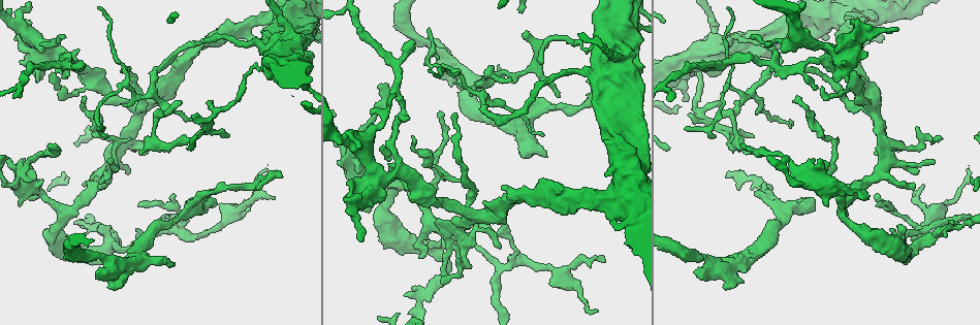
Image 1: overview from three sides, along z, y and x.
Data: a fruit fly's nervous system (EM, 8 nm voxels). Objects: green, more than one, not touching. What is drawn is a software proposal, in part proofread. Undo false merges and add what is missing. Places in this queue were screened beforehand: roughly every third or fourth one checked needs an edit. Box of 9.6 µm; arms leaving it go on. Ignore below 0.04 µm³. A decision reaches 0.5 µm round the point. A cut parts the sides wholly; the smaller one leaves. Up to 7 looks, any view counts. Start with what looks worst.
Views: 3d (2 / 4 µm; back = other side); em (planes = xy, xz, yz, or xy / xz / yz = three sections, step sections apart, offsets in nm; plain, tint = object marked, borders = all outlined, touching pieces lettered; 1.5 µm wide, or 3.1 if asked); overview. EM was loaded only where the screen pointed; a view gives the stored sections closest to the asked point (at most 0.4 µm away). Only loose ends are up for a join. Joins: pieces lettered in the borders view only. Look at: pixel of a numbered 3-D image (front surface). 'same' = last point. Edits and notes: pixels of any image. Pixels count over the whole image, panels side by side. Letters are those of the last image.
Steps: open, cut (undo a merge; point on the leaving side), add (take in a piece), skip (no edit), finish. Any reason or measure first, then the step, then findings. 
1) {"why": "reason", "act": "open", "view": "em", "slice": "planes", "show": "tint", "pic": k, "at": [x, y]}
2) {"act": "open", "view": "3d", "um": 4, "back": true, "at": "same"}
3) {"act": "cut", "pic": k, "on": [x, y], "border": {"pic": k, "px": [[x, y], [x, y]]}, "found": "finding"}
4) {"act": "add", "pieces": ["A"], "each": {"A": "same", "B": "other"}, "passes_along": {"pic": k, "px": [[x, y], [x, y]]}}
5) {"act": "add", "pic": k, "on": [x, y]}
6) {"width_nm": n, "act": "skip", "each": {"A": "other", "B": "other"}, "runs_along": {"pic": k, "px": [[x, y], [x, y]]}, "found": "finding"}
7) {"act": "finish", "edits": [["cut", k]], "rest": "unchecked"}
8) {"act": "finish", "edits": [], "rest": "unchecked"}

{"why": "abrupt turn", "act": "open", "view": "em", "slice": "planes", "show": "borders", "pic": 1, "at": [184, 231]}

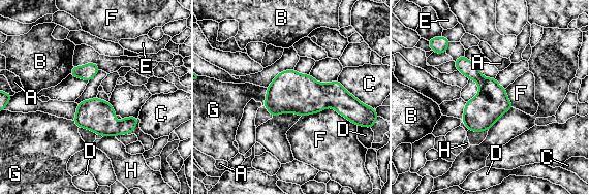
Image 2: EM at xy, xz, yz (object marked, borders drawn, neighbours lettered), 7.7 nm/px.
{"act": "skip", "each": {"A": "other", "B": "other", "C": "other", "D": "other", "E": "other", "F": "other", "G": "other", "H": "other"}, "border": {"pic": 2, "px": [[301, 116], [333, 107], [355, 125]]}, "found": "all the same neuron"}

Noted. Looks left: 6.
{"why": "tapers out", "act": "open", "view": "3d", "um": 2, "back": true, "pic": 1, "at": [727, 177]}

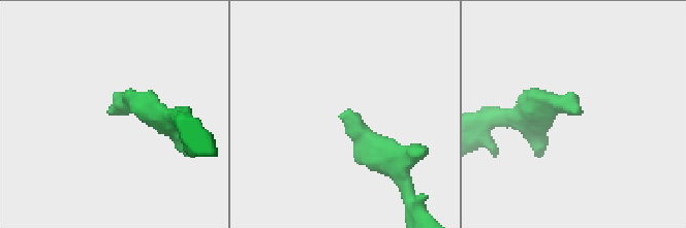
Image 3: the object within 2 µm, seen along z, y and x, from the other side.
{"why": "need the tissue", "act": "open", "view": "em", "slice": "planes", "show": "tint", "pic": 3, "at": [576, 112]}

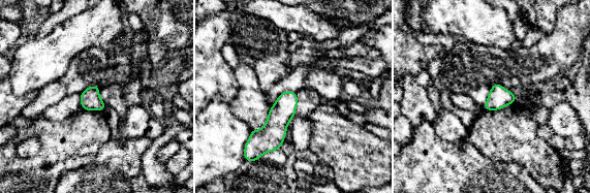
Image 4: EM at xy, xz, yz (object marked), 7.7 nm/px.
{"why": "what lies round it", "act": "open", "view": "em", "slice": "planes", "show": "borders", "at": "same"}

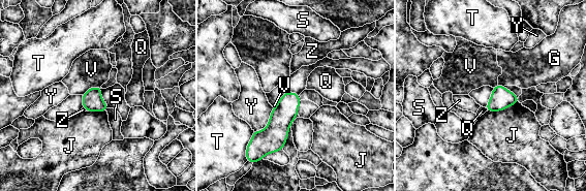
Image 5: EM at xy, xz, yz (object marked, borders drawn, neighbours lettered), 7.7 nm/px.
{"act": "skip", "each": {"G": "other", "J": "other", "Q": "other", "S": "other", "T": "other", "V": "other", "Y": "other", "Z": "other"}, "border": {"pic": 5, "px": [[518, 101], [502, 109], [487, 112]]}, "found": "none of them fits"}

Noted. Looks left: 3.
{"why": "branch stops here", "act": "open", "view": "3d", "um": 4, "pic": 1, "at": [413, 43]}

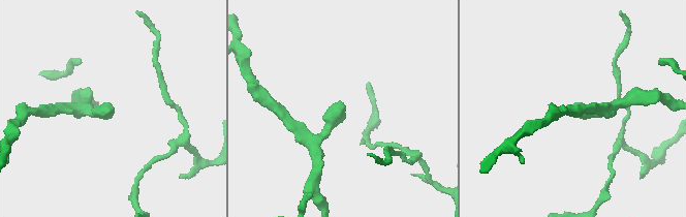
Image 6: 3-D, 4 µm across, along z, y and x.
{"why": "now the EM", "act": "open", "view": "em", "slice": "xy", "step": 4, "show": "tint", "pic": 6, "at": [342, 104]}

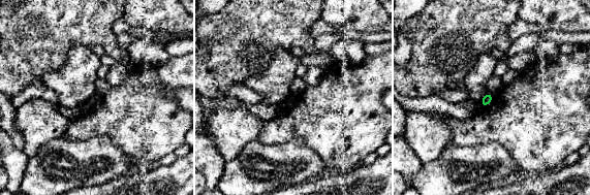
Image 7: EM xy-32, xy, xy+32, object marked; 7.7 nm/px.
{"act": "open", "view": "em", "slice": "planes", "show": "borders", "at": "same"}

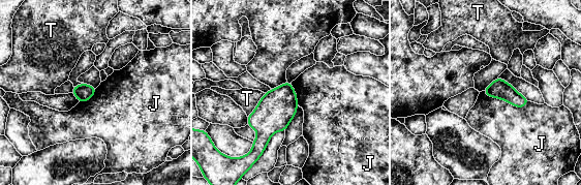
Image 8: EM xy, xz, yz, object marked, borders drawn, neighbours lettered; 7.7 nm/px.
{"width_nm": 140, "act": "skip", "each": {"J": "other", "T": "other"}, "border": {"pic": 8, "px": [[482, 91], [516, 106], [528, 102]]}, "found": "none of them fits"}

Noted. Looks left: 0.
{"act": "finish", "edits": [], "rest": "unchecked"}

